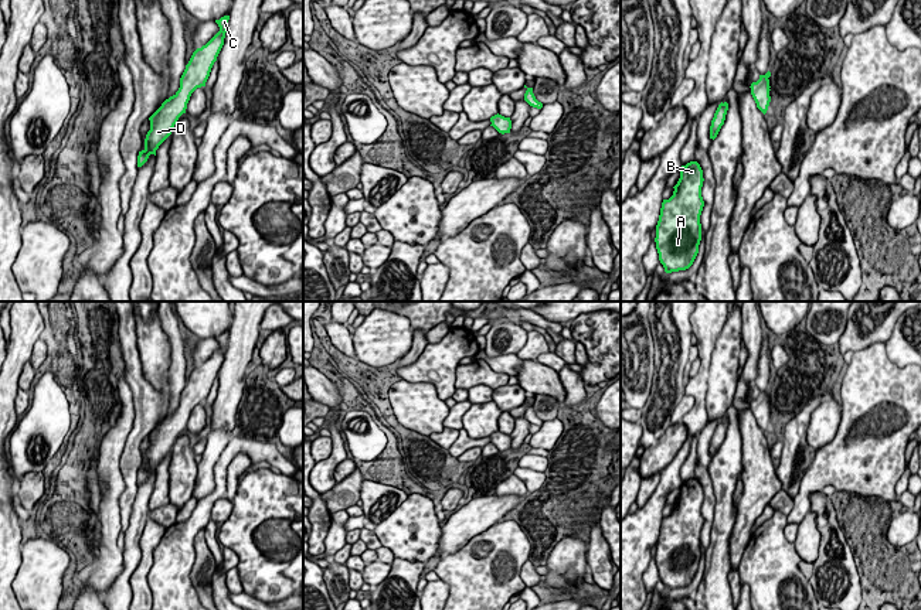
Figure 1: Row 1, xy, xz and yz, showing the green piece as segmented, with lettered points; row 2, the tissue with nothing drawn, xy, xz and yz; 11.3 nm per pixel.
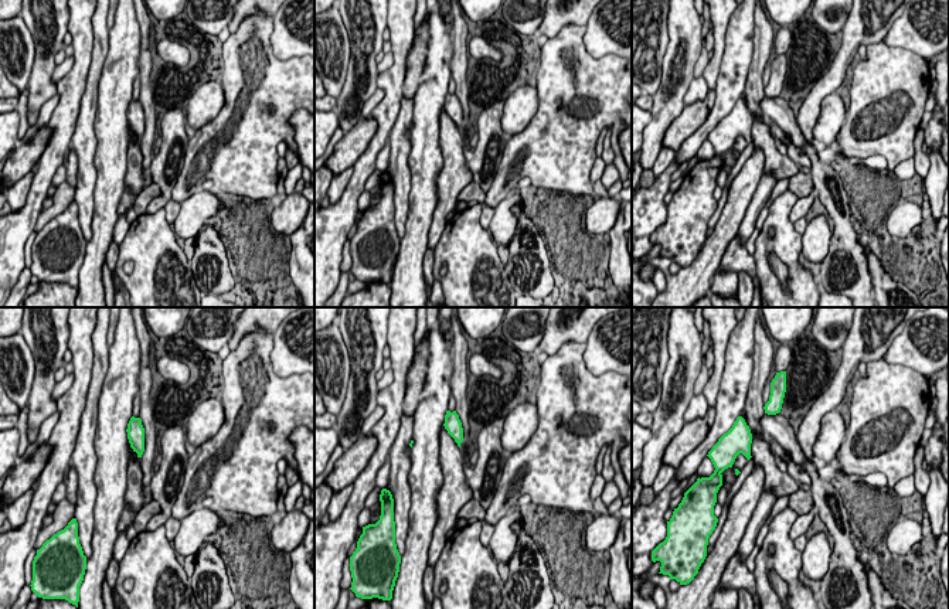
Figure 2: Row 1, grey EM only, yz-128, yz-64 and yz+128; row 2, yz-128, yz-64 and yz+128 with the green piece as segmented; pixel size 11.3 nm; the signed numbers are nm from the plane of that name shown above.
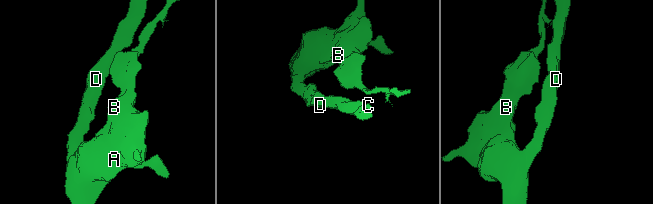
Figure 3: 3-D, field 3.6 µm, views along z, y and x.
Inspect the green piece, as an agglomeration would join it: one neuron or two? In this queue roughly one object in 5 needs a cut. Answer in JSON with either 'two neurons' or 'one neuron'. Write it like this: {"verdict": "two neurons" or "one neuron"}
{"verdict": "one neuron"}

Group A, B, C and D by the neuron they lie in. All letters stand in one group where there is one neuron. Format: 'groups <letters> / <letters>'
groups A B C D

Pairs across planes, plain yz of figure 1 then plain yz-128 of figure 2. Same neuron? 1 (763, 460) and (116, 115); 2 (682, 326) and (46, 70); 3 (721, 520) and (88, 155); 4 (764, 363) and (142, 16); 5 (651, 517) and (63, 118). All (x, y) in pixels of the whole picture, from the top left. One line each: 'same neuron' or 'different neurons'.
1: different neurons
2: same neuron
3: different neurons
4: same neuron
5: same neuron

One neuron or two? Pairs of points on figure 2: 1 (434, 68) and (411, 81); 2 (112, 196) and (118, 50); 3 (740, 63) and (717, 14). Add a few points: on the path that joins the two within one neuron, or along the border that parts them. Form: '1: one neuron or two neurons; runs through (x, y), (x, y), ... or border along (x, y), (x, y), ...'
1: two neurons; border along (428, 43), (421, 85), (412, 98)
2: one neuron; runs through (112, 159), (112, 99), (115, 87)
3: two neurons; border along (732, 14), (720, 65)

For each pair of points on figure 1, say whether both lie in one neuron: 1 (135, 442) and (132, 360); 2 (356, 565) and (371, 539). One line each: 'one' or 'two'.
1: one
2: two

